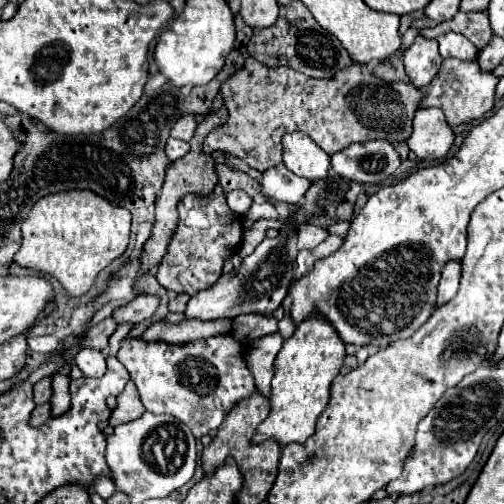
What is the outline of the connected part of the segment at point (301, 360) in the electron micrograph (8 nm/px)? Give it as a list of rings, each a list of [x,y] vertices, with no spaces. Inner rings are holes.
[[[306,318],[304,322],[300,322],[294,334],[284,340],[280,352],[274,358],[270,414],[258,426],[252,444],[260,444],[264,440],[276,440],[280,446],[306,442],[308,436],[314,434],[316,420],[330,400],[330,384],[334,376],[338,376],[344,356],[344,342],[326,320]]]

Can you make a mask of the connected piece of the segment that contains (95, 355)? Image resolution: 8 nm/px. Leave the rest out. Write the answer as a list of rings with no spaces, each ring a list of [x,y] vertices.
[[[82,348],[76,354],[74,362],[84,372],[84,376],[90,376],[90,378],[100,378],[106,372],[106,356],[94,348]]]

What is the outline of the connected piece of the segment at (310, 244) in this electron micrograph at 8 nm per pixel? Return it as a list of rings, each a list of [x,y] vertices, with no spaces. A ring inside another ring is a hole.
[[[314,224],[298,226],[298,248],[300,250],[316,248],[320,242],[326,240],[326,236],[328,236],[326,228],[320,228],[320,226],[314,226]]]

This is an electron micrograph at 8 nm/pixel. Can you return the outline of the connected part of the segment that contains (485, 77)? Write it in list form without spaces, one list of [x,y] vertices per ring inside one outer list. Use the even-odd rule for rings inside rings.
[[[444,60],[440,72],[428,84],[430,90],[424,90],[424,98],[420,102],[420,108],[434,108],[434,106],[442,108],[450,128],[460,126],[460,124],[472,124],[480,118],[484,118],[494,108],[496,84],[498,84],[498,78],[492,72],[482,72],[476,60],[472,60],[472,62]],[[454,82],[458,82],[458,90],[454,90],[454,86],[452,86]]]

